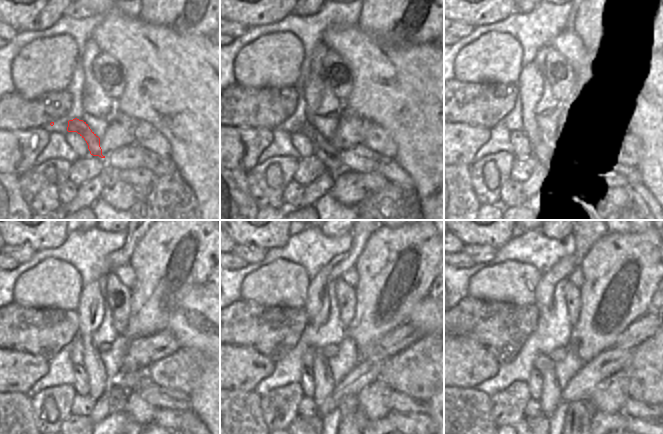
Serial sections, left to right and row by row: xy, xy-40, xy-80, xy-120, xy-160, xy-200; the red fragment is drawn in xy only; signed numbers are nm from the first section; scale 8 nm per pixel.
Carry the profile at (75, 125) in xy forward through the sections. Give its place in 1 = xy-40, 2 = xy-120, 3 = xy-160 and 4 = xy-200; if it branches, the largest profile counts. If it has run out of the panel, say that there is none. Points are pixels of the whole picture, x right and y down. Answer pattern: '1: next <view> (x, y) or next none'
1: next xy-40 (322, 147)
2: next xy-120 (120, 395)
3: next xy-160 (353, 420)
4: next xy-200 (579, 415)

